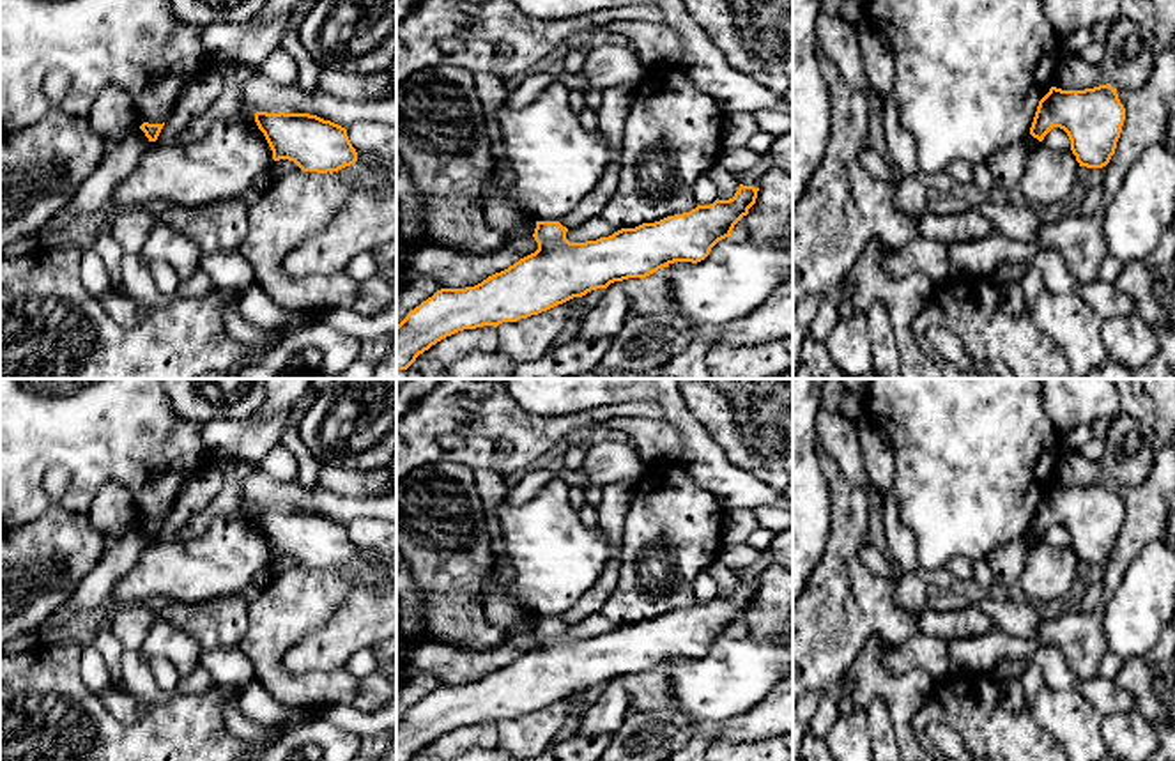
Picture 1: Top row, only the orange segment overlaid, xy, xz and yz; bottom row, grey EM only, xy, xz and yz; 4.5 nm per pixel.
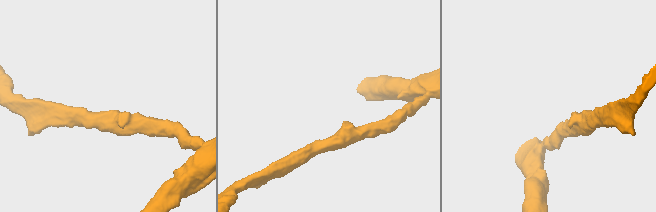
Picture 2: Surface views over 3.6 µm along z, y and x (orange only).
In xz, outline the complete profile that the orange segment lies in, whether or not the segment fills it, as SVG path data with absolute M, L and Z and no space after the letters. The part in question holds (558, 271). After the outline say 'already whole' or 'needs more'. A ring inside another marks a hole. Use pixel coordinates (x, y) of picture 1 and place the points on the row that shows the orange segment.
M740 184L729 200L586 242L570 242L559 221L536 221L534 253L474 287L441 288L407 313L396 326L396 370L458 331L517 322L674 262L697 264L749 214L757 191Z; already whole

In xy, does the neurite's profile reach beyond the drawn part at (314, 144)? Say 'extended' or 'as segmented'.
as segmented

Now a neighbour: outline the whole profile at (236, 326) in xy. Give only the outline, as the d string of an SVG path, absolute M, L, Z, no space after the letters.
M228 304L223 310L223 324L232 338L244 343L265 343L269 340L281 343L288 334L303 329L297 324L288 324L283 327L267 327L267 329L253 326L241 315L239 306L235 304Z

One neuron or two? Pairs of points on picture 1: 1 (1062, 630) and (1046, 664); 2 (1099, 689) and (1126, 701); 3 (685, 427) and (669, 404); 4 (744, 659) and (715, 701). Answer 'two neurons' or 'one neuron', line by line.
1: two neurons
2: one neuron
3: one neuron
4: one neuron

